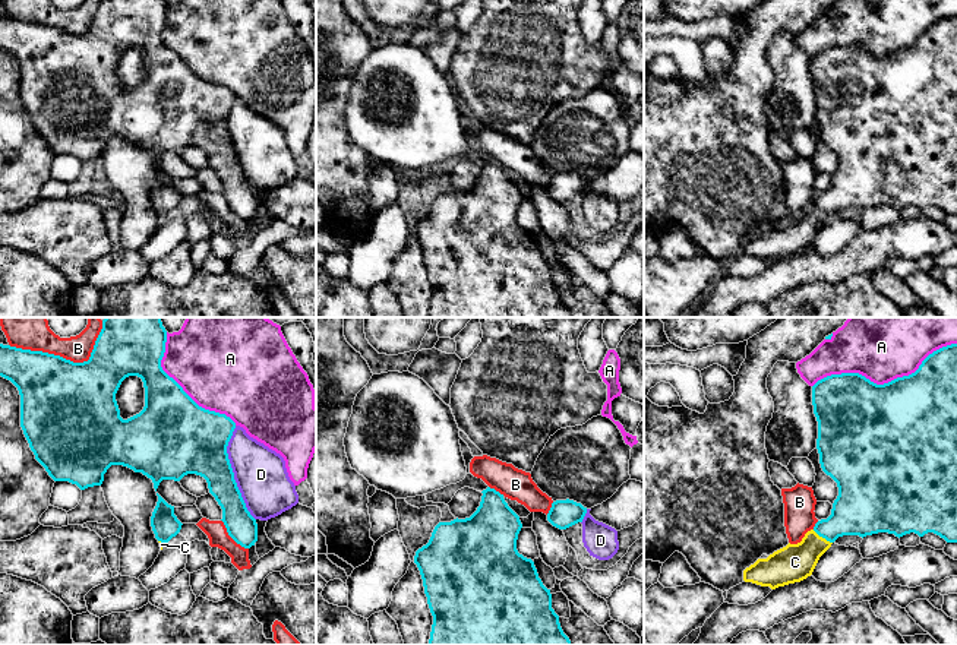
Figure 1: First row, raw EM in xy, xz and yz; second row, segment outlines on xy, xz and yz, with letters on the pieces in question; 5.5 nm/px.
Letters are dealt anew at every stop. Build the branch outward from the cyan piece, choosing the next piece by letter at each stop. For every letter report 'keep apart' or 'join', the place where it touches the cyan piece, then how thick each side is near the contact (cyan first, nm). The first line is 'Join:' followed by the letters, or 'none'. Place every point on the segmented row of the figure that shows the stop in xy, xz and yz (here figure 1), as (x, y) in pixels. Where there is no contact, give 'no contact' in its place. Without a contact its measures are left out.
Join: C
A: keep apart; contact yz (884, 383); calibres 500 and 460 nm
B: keep apart; contact xy (68, 360); calibres 480 and 190 nm
C: join; contact yz (823, 537); calibres 280 and 200 nm
D: keep apart; contact xy (233, 473); calibres 320 and 280 nm

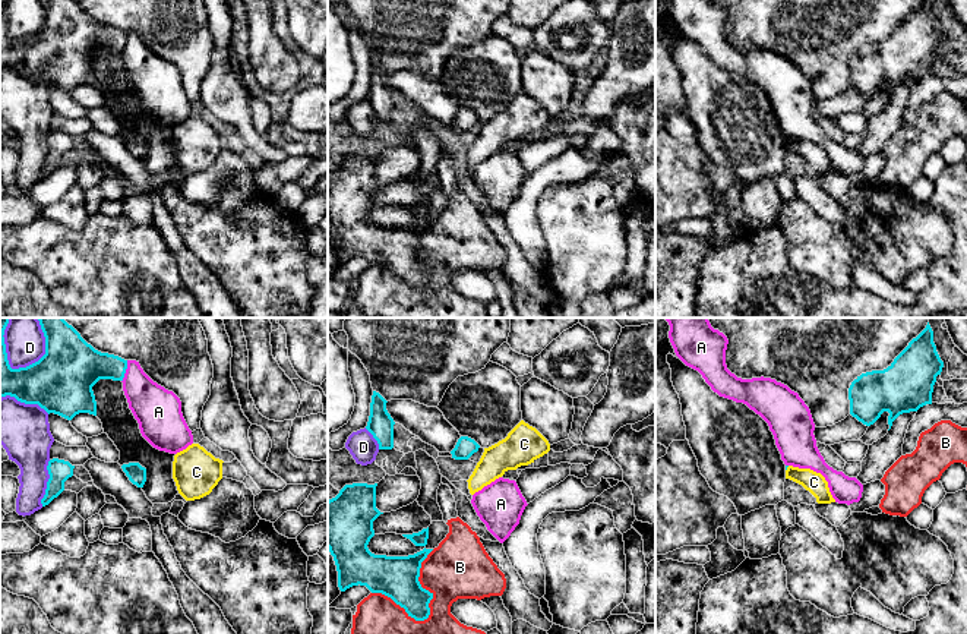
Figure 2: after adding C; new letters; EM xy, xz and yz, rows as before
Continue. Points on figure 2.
Join: none
A: keep apart; contact xy (125, 371); calibres 260 and 240 nm
B: keep apart; contact xz (429, 611); calibres 220 and 320 nm
C: keep apart; contact yz (786, 469); calibres 20 and 120 nm
D: keep apart; contact xy (25, 403); calibres 340 and 280 nm

